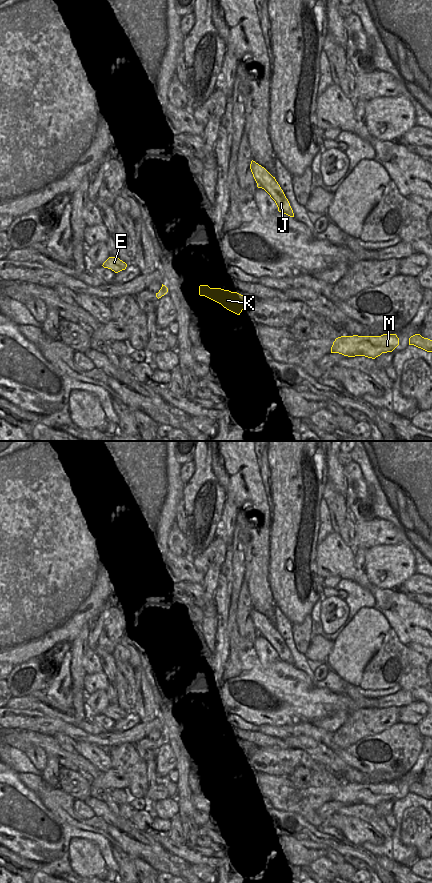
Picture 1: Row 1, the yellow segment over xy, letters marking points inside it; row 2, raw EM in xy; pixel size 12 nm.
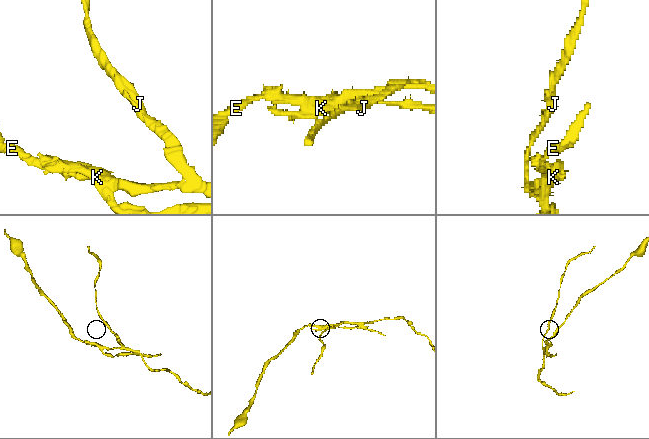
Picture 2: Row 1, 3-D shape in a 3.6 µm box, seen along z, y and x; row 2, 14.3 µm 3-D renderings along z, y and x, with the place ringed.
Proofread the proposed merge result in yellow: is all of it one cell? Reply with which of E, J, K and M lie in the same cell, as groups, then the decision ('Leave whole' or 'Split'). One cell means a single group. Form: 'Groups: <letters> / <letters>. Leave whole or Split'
Groups: E M / J K. Split.

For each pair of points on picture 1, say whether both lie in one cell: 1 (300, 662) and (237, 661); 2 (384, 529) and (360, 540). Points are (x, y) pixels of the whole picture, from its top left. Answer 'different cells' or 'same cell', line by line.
1: different cells
2: same cell

